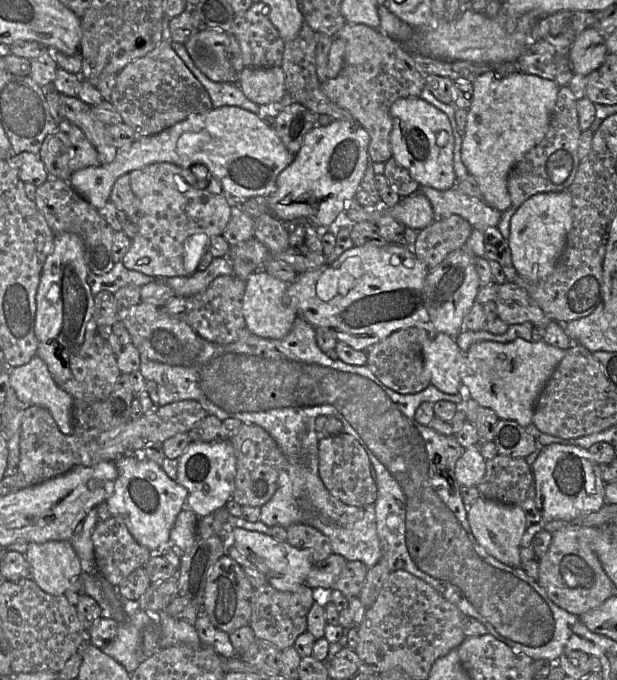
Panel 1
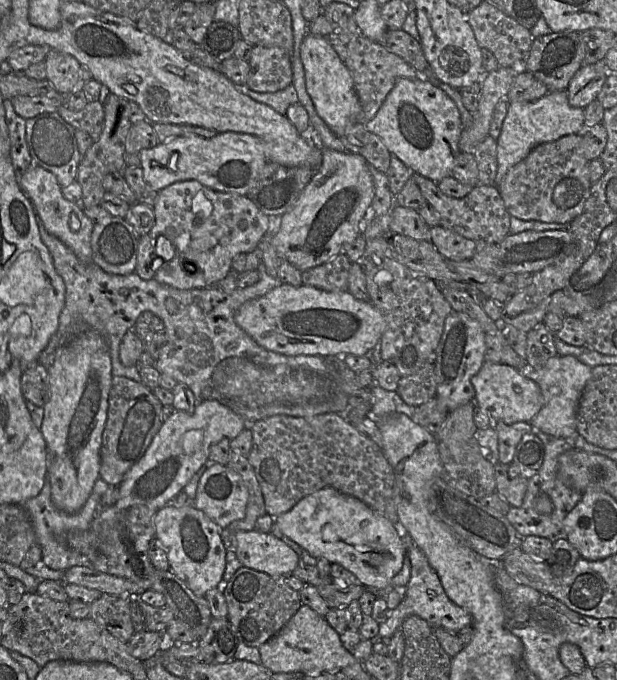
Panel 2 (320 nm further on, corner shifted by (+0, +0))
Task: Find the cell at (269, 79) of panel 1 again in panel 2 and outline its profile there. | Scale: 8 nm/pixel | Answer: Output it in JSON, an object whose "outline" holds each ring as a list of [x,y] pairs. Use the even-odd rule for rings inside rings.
{"outline":[[[321,148],[321,163],[295,205],[281,216],[279,230],[273,236],[273,246],[301,272],[324,264],[342,253],[345,244],[352,242],[363,229],[363,223],[374,199],[374,182],[369,164],[359,154]]]}

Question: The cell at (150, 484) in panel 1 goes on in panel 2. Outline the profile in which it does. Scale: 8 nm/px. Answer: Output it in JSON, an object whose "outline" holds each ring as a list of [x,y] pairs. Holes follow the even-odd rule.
{"outline":[[[164,506],[157,510],[154,523],[155,538],[167,553],[170,571],[183,580],[198,597],[203,598],[207,591],[217,588],[223,579],[227,553],[220,534],[222,527],[195,507]]]}

